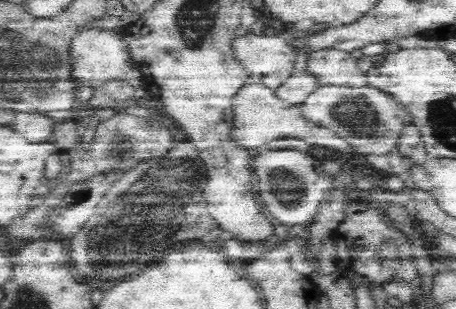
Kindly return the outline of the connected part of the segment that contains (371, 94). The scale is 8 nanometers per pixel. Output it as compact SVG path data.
M319 86L300 106L302 117L324 128L335 130L340 137L352 142L360 153L389 152L397 146L400 126L410 115L393 97L381 94L371 86L349 88L342 86Z

